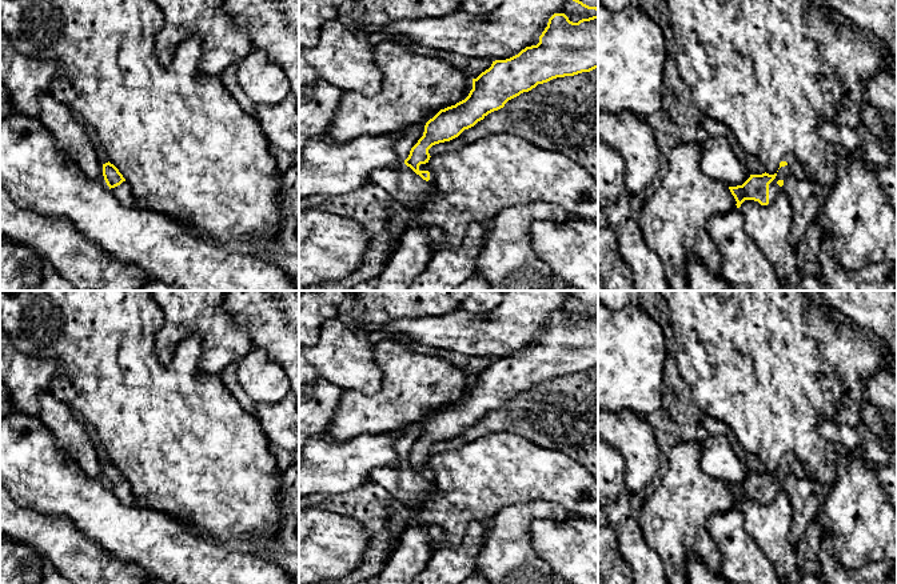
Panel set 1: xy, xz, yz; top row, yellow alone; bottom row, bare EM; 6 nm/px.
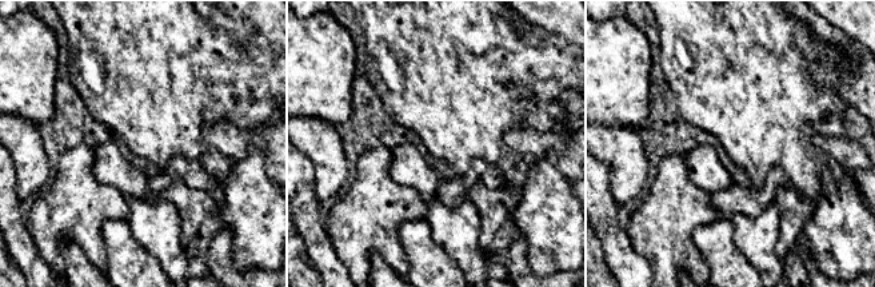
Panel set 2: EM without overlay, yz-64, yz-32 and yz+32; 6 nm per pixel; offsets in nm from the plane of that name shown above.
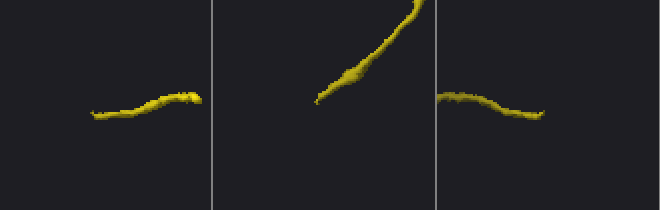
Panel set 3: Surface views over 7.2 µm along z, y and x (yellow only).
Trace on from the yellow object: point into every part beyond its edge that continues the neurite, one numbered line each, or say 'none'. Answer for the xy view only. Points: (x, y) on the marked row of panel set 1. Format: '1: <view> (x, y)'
1: xy (123, 192)

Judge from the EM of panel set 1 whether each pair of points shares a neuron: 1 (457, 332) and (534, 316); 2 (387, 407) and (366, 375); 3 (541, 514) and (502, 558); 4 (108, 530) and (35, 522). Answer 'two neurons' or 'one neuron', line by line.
1: one neuron
2: two neurons
3: one neuron
4: two neurons

